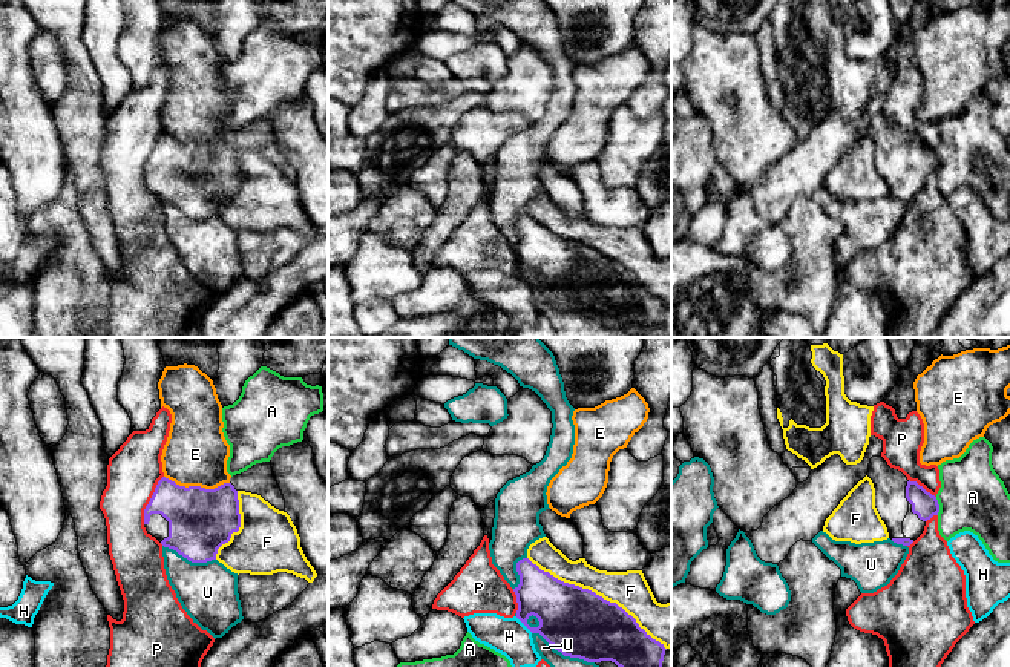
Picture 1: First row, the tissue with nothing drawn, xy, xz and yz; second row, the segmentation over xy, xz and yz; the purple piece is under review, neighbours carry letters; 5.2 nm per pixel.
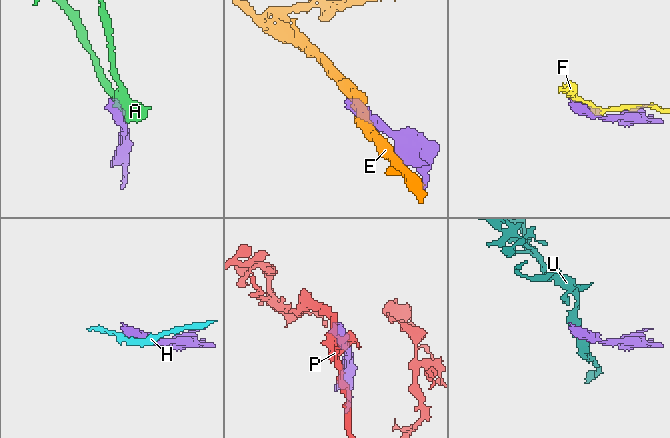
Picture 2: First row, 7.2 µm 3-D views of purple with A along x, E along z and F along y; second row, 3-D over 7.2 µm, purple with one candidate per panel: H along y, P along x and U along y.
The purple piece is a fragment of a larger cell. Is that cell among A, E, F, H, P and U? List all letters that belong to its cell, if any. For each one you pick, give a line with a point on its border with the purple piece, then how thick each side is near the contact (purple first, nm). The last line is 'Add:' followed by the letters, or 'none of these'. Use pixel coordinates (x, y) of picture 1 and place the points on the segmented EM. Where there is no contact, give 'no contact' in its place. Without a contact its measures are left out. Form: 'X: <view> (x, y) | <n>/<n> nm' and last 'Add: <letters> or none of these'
Add: none of these

